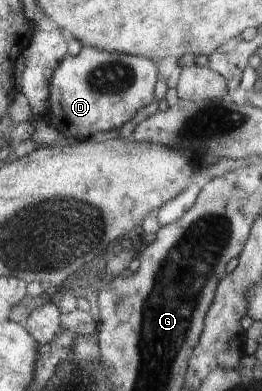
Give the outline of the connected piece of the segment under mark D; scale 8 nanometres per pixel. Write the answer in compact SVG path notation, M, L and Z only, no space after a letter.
M84 44L78 54L67 53L51 75L48 110L44 118L63 138L76 138L76 142L89 140L96 132L121 128L139 108L151 104L155 100L157 81L158 69L154 60L127 53L110 53Z

